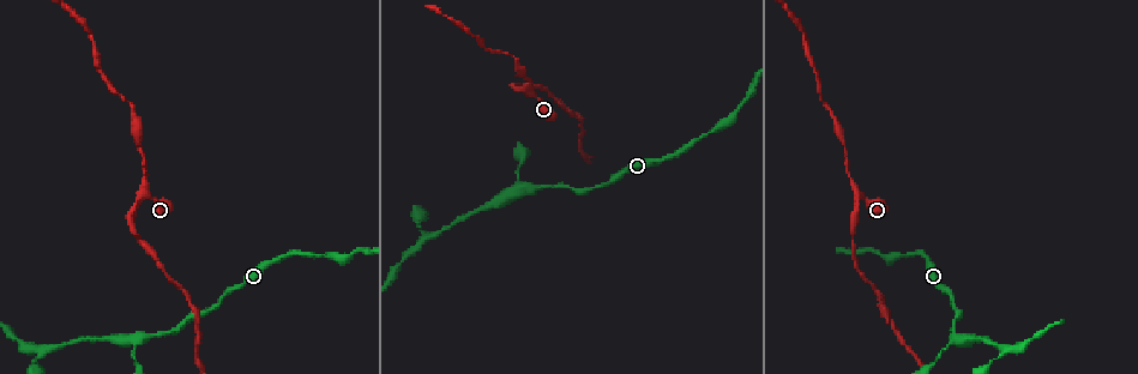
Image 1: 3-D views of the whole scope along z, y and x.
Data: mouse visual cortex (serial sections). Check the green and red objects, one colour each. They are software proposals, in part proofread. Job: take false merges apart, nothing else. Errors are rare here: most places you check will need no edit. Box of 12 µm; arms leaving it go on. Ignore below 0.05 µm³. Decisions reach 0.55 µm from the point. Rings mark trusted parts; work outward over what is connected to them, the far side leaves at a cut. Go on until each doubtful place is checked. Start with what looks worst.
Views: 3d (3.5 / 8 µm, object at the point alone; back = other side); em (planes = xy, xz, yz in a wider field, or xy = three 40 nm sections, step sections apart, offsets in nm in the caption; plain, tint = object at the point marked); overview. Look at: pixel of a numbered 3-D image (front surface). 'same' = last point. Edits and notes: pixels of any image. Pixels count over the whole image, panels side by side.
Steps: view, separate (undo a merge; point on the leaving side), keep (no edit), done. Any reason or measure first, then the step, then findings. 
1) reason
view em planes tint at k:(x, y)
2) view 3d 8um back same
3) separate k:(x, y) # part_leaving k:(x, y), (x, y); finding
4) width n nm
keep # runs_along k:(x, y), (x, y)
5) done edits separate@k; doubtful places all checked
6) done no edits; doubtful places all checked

abrupt turn
view em xy step 1 tint at 1:(145, 171)

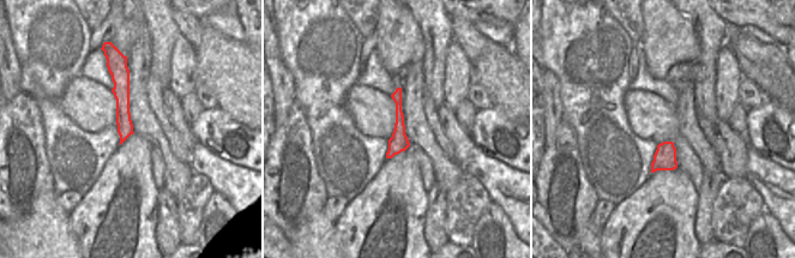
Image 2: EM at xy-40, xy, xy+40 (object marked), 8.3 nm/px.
wider look
view 3d 3.5um back same

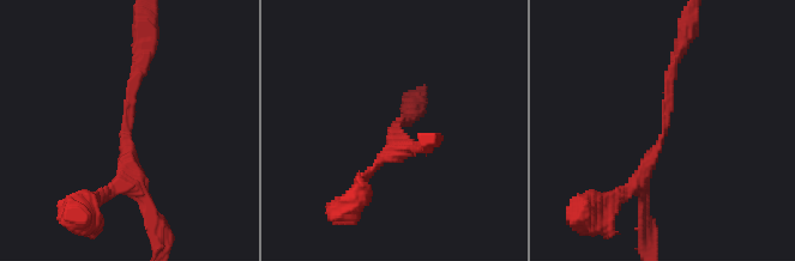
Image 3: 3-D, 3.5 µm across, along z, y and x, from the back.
keep # runs_along 3:(622, 194), (660, 143), (678, 54); continuous, no second cell

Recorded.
narrows sharply
view 3d 3.5um back at 1:(956, 341)

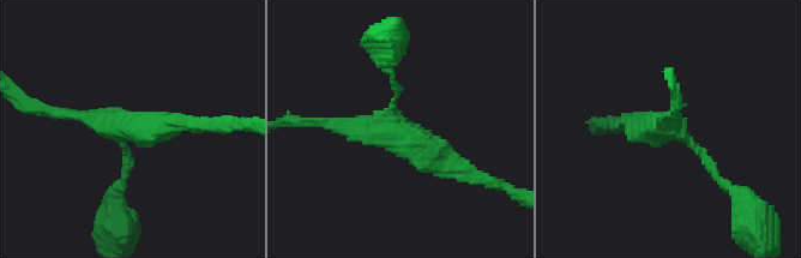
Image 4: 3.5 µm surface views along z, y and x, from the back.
arms 3; arm_widths 100, 150, 300 nm
view em xy step 5 tint at 4:(664, 128)

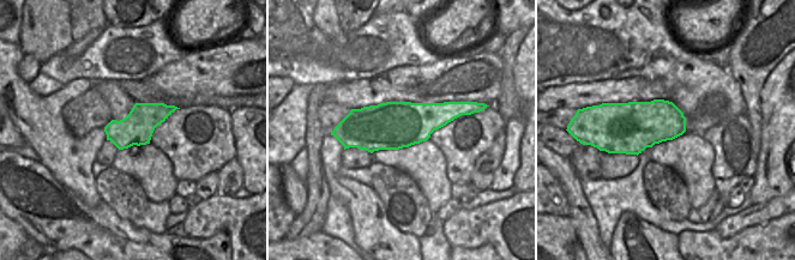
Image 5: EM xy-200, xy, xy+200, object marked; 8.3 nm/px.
keep # all the same cell

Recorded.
side arm on a straight run
view 3d 3.5um at 1:(1007, 351)

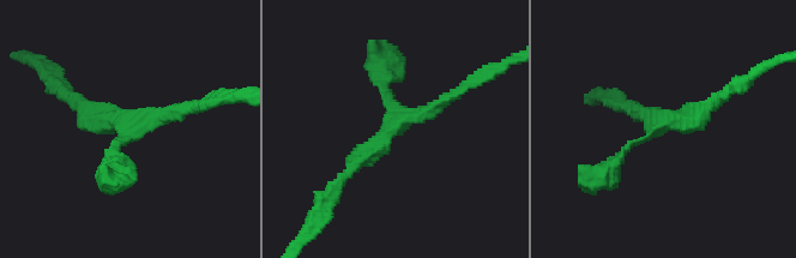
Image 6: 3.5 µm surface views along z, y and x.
arms 3; arm_widths 150, 150, 300 nm
view em xy step 2 tint at 6:(140, 122)

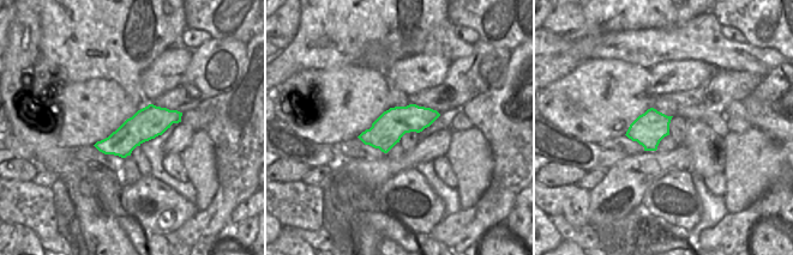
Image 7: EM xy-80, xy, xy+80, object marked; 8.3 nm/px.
view em xy step 3 tint same

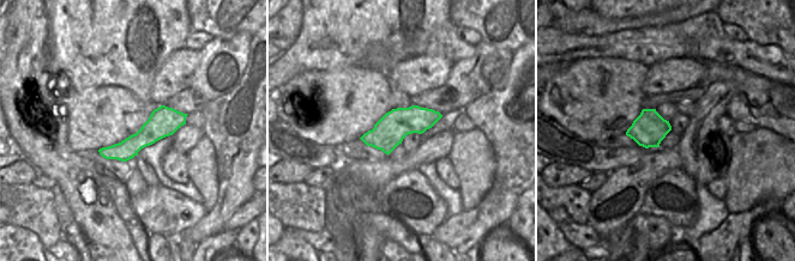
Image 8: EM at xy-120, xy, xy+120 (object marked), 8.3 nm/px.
keep # runs_along 8:(182, 116), (124, 151), (102, 151); continuous, no second cell

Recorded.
done no edits; doubtful places all checked

